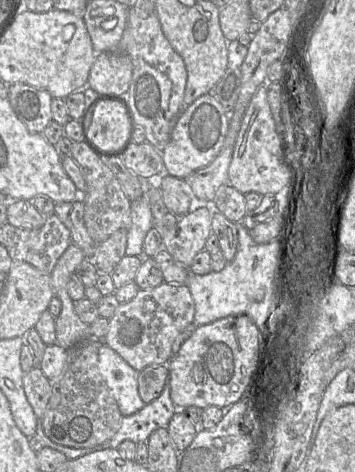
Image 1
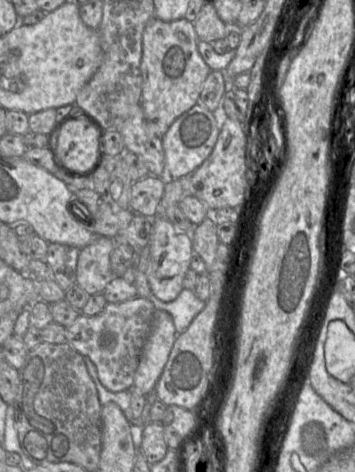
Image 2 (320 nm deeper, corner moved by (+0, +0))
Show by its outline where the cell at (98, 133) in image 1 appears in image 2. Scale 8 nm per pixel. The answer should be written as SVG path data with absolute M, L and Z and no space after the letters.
M85 118L66 120L57 133L57 147L53 149L57 162L74 173L85 172L94 162L98 132Z

